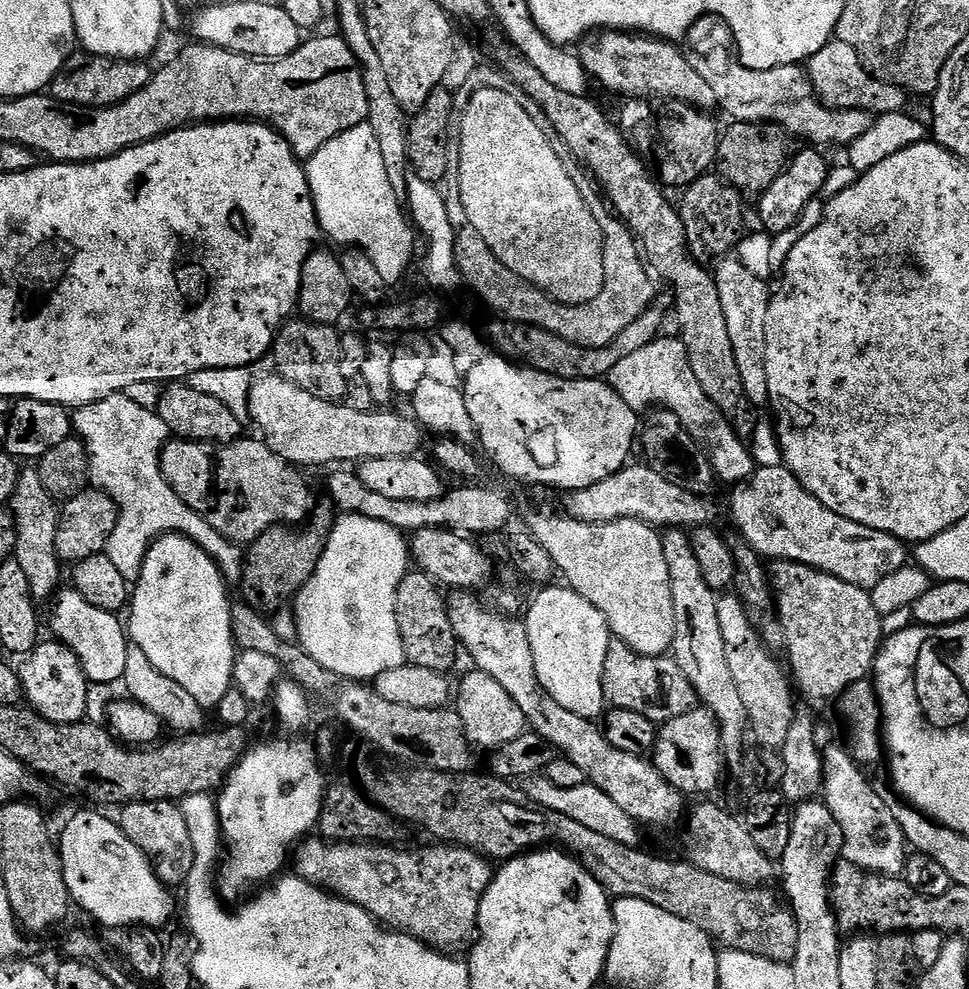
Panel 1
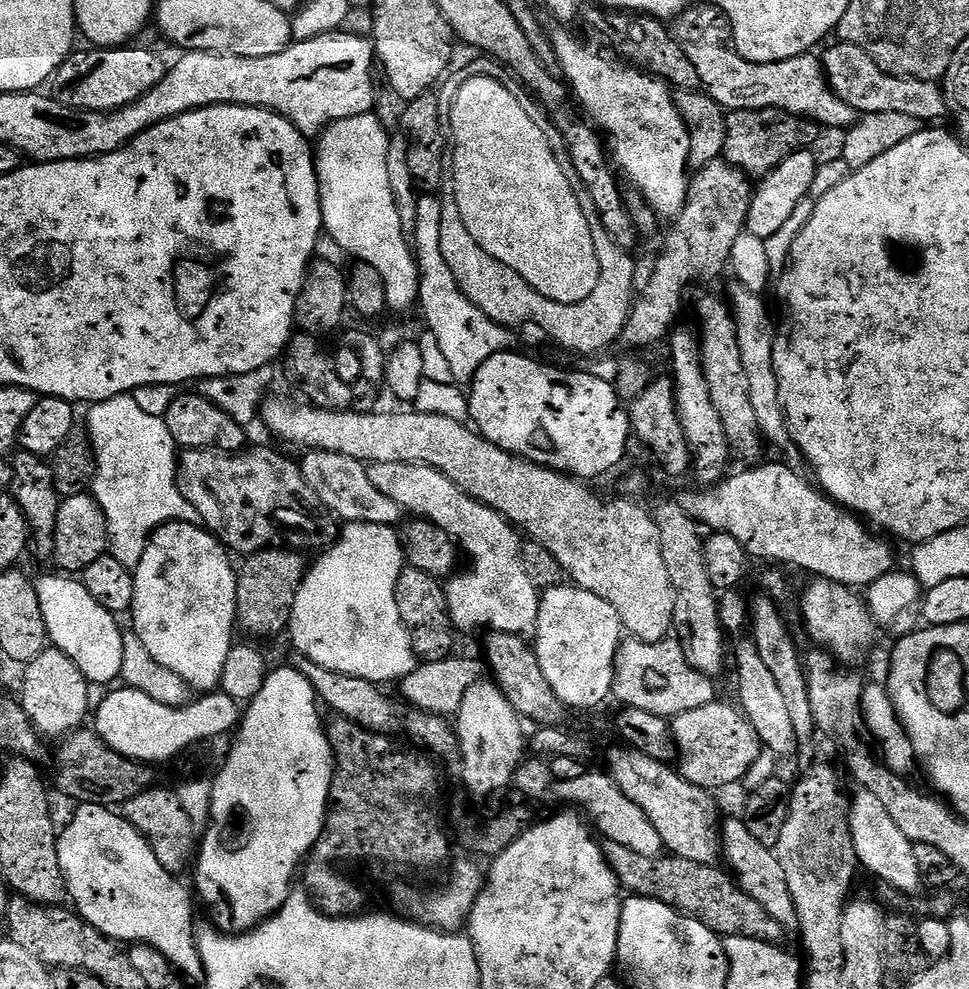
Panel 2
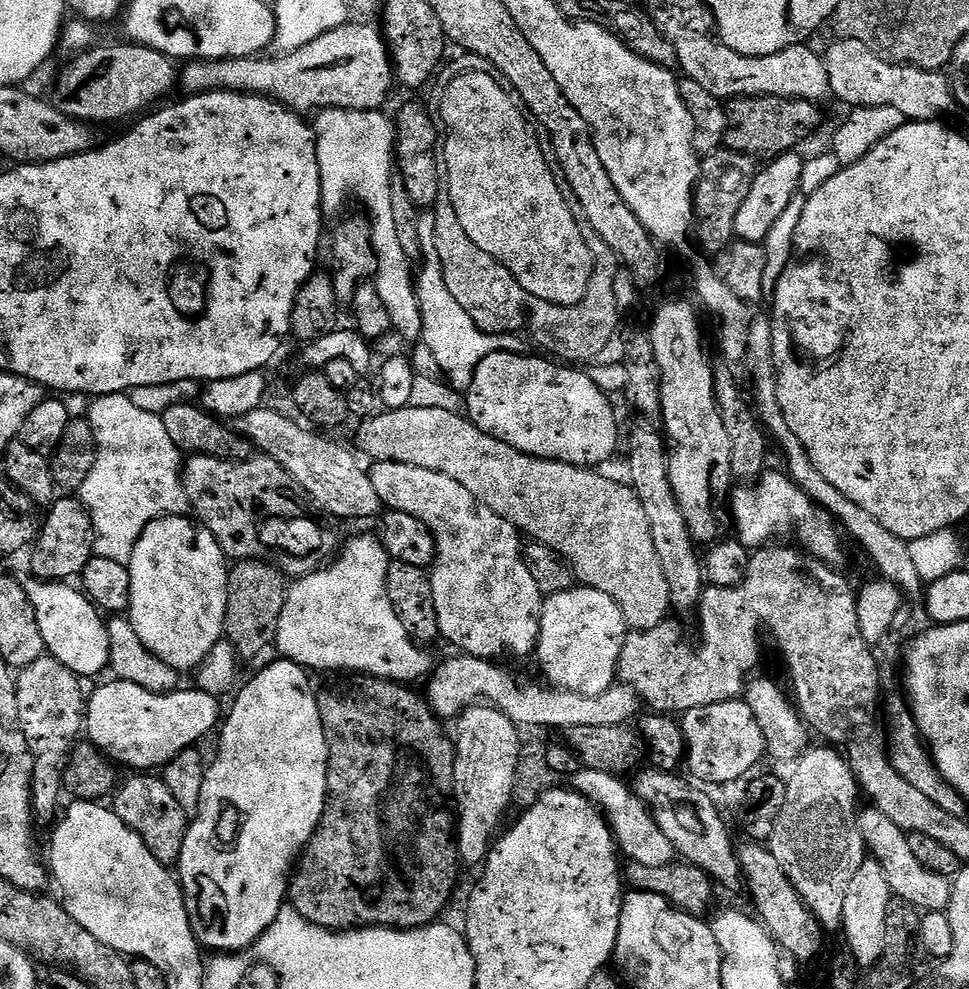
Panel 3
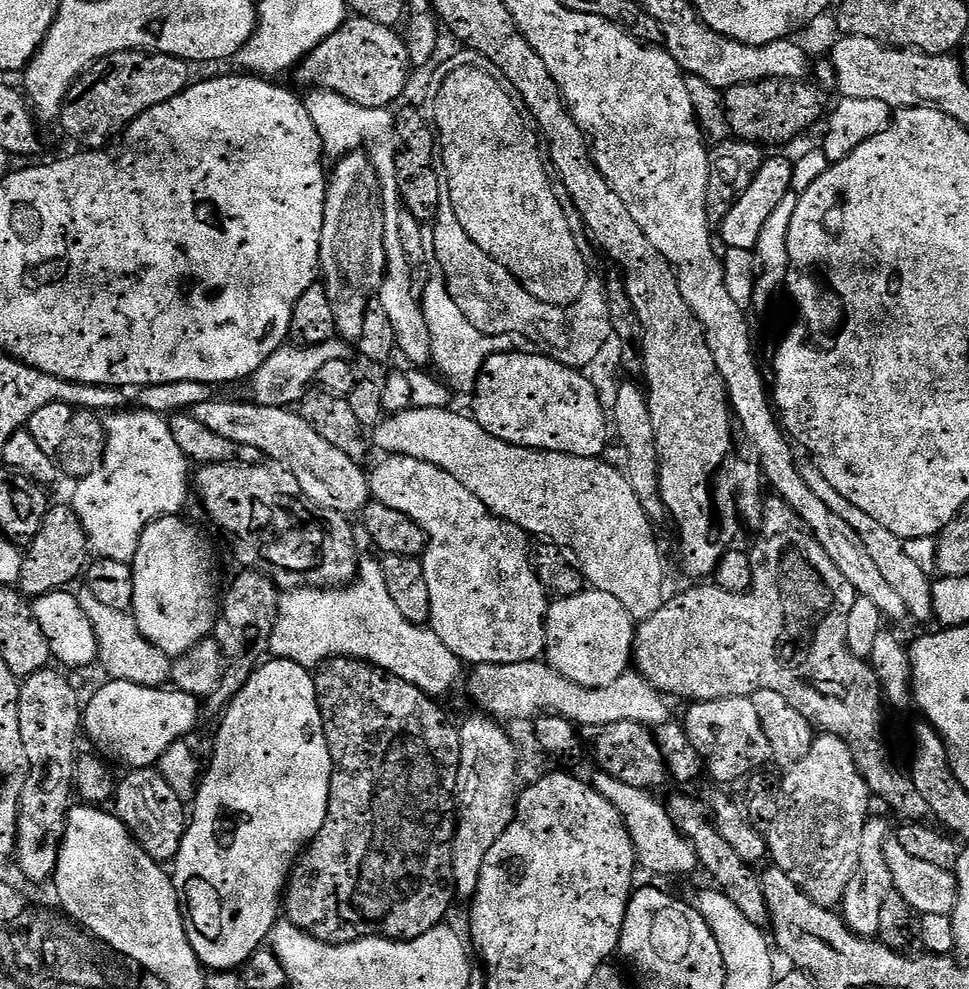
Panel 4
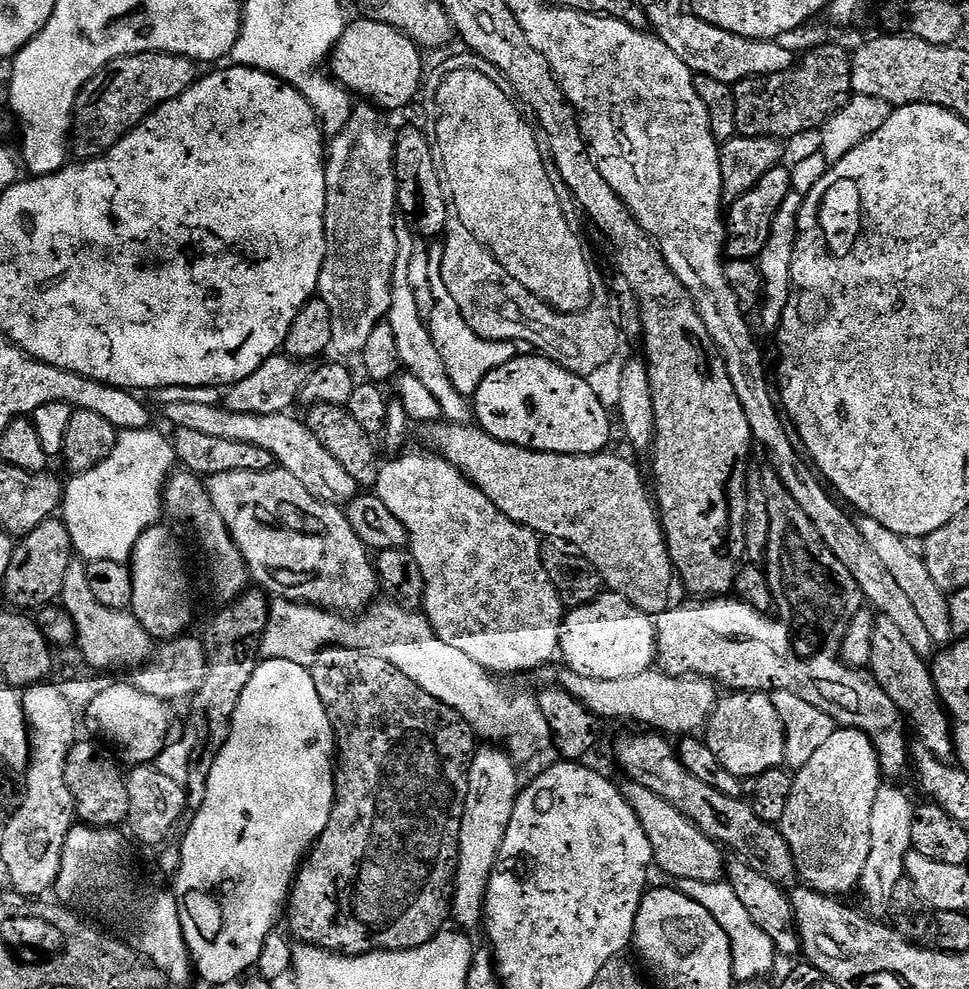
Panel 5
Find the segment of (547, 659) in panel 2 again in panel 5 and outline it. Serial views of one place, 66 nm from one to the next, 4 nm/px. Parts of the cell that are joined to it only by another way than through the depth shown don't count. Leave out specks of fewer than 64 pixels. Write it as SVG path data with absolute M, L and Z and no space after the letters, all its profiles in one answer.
M605 591L594 602L571 609L560 626L559 655L582 678L630 678L656 664L656 626L653 617L638 610L616 592Z

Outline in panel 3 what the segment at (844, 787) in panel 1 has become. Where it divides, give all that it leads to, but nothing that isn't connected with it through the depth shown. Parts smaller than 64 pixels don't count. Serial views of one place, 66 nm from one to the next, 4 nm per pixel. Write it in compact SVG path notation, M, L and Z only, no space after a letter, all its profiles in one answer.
M868 806L861 811L860 829L864 835L867 851L871 853L878 863L884 868L886 878L890 882L893 893L899 899L912 904L918 910L927 912L943 912L952 901L952 880L947 876L939 876L934 872L928 872L914 854L910 854L908 837L886 814L882 814L874 806Z

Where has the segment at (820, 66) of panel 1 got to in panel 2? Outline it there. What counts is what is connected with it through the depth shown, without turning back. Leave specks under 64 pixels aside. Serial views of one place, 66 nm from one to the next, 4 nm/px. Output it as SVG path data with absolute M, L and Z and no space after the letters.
M836 42L824 56L822 71L832 92L858 114L910 114L910 118L921 122L940 122L946 116L944 94L939 83L884 72L874 58L856 44Z

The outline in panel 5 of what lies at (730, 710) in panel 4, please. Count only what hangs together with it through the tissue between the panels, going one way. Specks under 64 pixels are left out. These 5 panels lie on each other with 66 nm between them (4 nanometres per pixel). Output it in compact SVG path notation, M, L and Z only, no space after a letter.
M732 692L725 696L728 696L725 700L724 697L717 699L716 708L706 725L706 743L718 761L730 774L741 778L755 778L772 768L781 767L786 760L786 729L781 709L771 700L773 697L767 692Z

